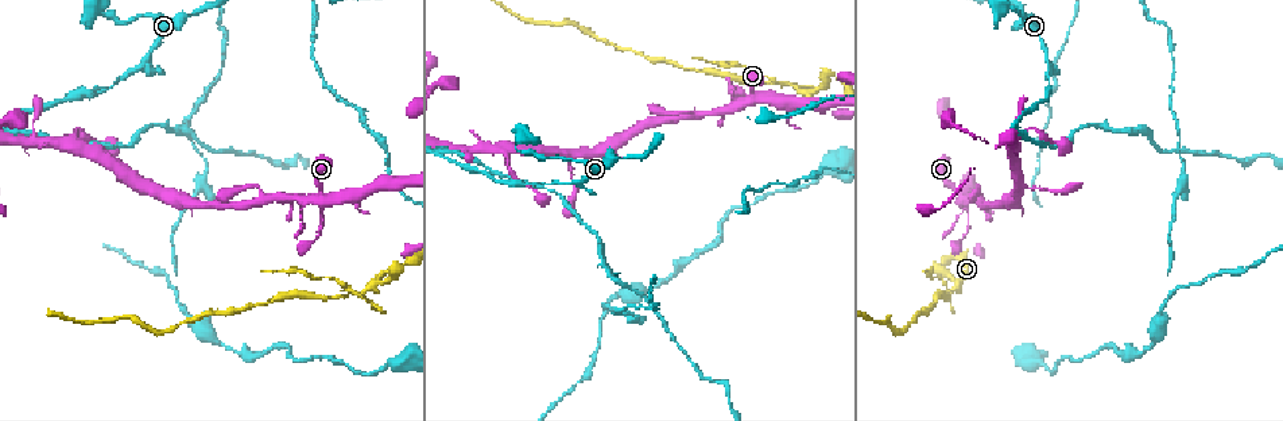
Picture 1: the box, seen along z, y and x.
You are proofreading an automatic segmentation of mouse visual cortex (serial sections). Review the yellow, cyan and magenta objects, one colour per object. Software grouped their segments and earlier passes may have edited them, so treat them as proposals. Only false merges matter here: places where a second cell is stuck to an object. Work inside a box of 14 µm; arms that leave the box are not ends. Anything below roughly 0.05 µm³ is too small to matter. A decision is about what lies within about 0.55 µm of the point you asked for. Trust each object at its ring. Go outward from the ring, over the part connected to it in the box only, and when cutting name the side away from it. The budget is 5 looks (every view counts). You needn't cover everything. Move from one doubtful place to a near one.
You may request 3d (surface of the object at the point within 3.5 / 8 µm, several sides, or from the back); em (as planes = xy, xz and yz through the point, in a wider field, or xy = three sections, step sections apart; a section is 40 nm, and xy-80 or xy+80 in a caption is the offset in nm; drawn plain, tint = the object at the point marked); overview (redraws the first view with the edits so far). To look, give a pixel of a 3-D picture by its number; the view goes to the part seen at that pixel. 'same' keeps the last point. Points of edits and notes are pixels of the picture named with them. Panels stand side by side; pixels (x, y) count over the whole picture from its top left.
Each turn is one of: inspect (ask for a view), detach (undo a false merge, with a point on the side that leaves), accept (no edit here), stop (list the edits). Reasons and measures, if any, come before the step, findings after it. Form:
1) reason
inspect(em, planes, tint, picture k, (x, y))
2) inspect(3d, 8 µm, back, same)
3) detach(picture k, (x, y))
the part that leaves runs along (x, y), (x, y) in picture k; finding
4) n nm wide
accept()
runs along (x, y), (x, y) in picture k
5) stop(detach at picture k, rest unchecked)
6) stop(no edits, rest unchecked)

three-way junction
inspect(3d, 3.5 µm, picture 1, (14, 128))

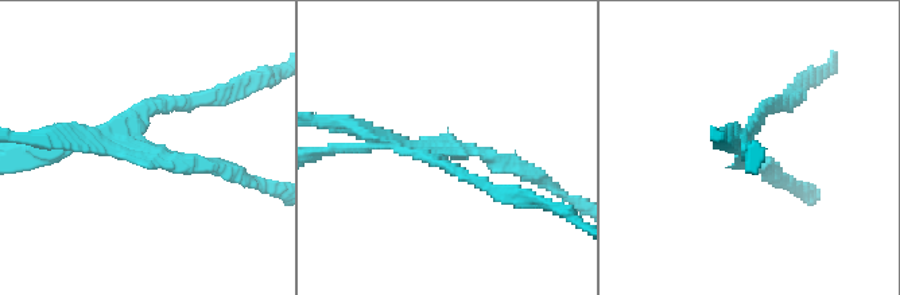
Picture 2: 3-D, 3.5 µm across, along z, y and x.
3 arms; arms of 150, 150, 200 nm; shape alone is not enough
inspect(em, xy, step 1, tint, picture 2, (447, 147))

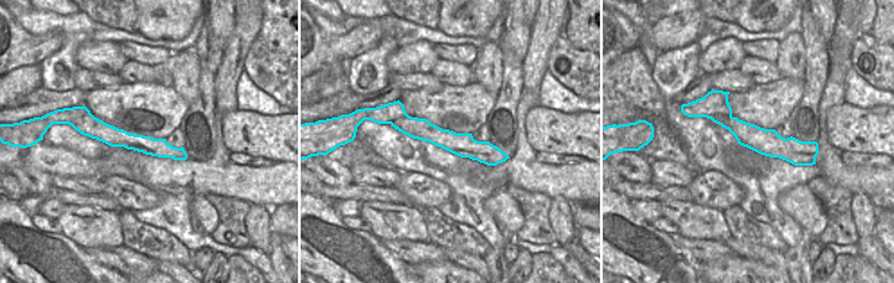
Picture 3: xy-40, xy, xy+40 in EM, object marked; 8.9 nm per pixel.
detach(picture 2, (175, 166))
a second cell is stuck on

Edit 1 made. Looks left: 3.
inspect(overview)

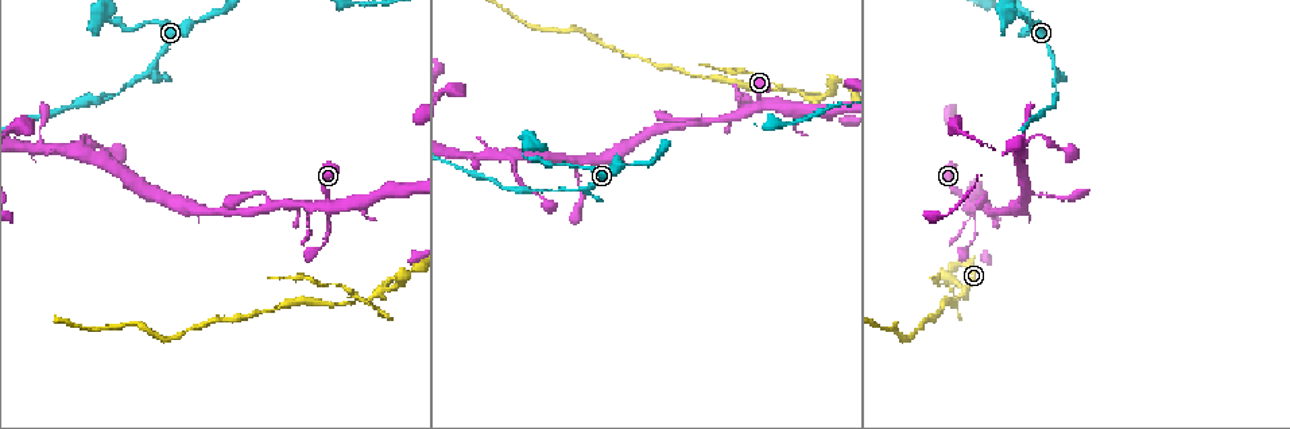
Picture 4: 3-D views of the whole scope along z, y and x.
narrows sharply
inspect(3d, 8 µm, picture 4, (351, 303))

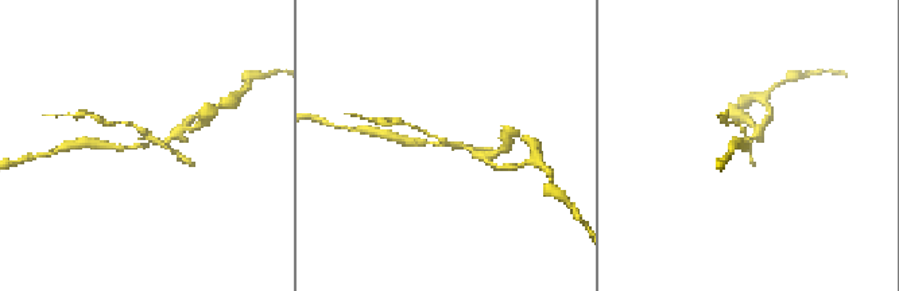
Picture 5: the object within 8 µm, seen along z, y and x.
now the EM
inspect(em, xy, step 5, tint, picture 5, (147, 143))

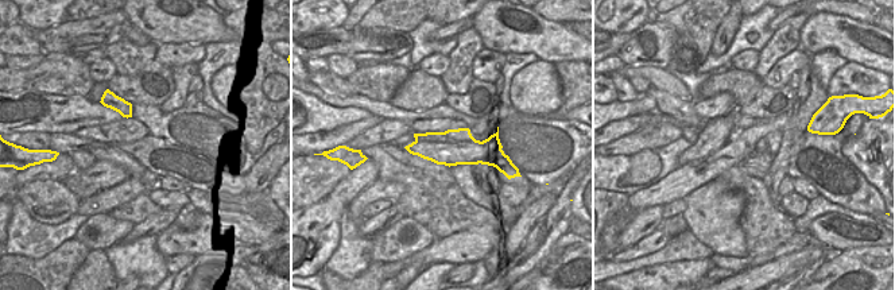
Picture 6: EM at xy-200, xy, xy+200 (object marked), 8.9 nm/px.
detach(picture 5, (185, 160))
border along (415, 139), (465, 142), (500, 150) in picture 6; a second cell is stuck on

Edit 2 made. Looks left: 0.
stop(detach at picture 2, detach at picture 5, rest unchecked)

